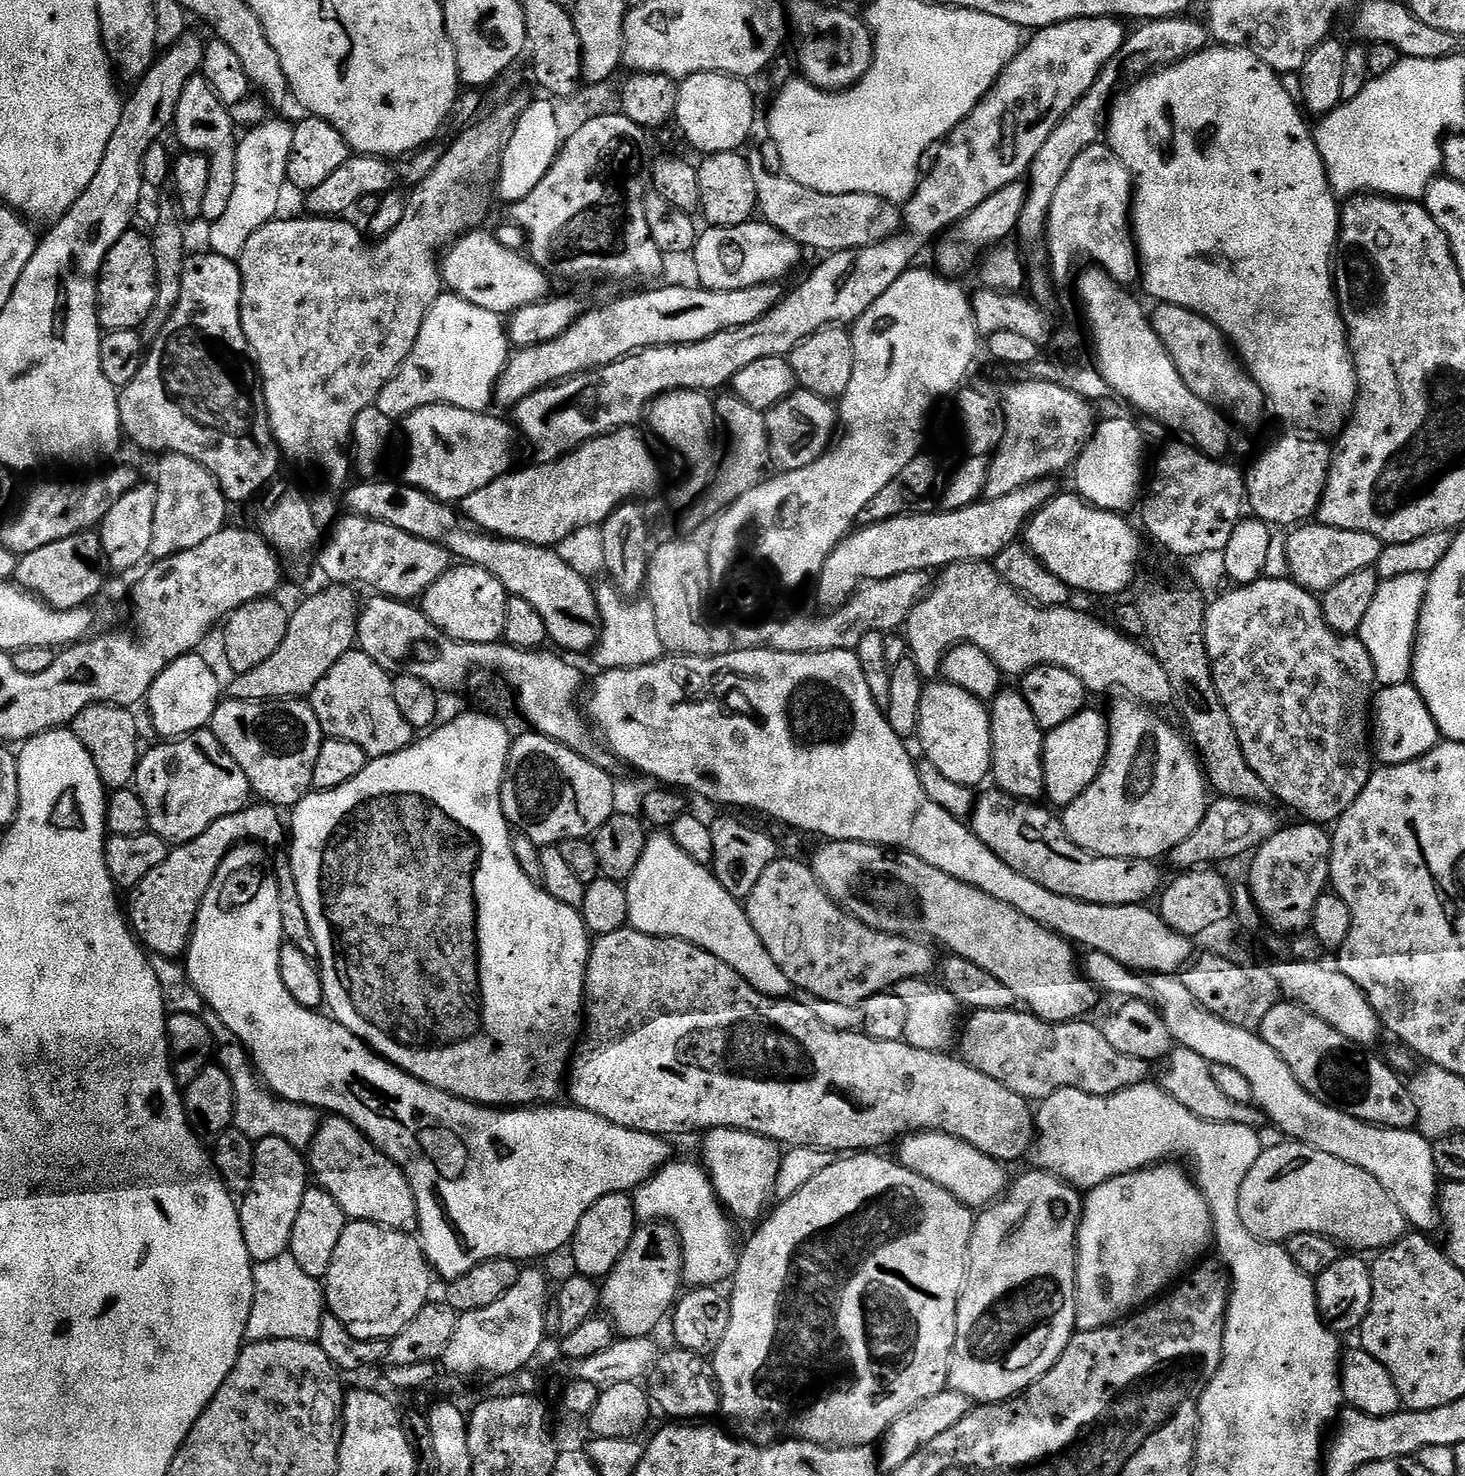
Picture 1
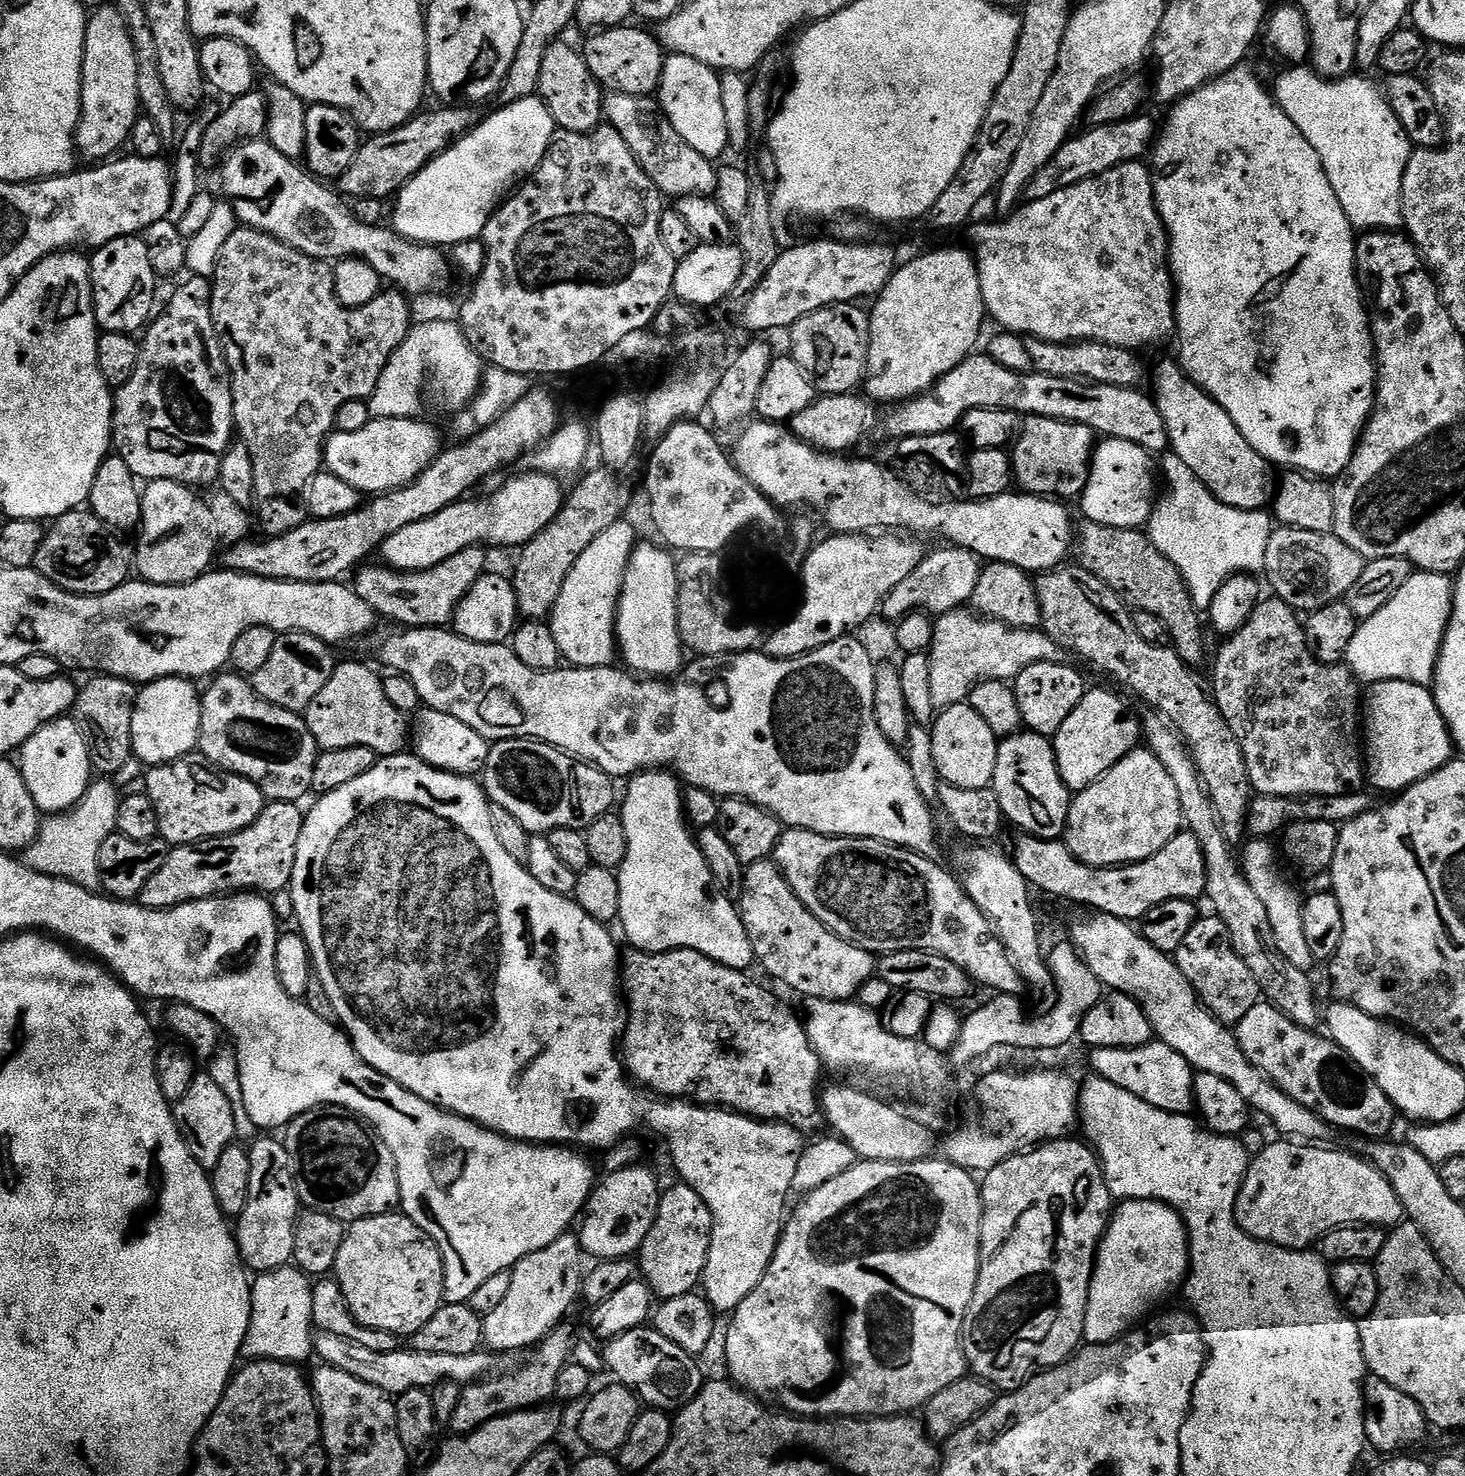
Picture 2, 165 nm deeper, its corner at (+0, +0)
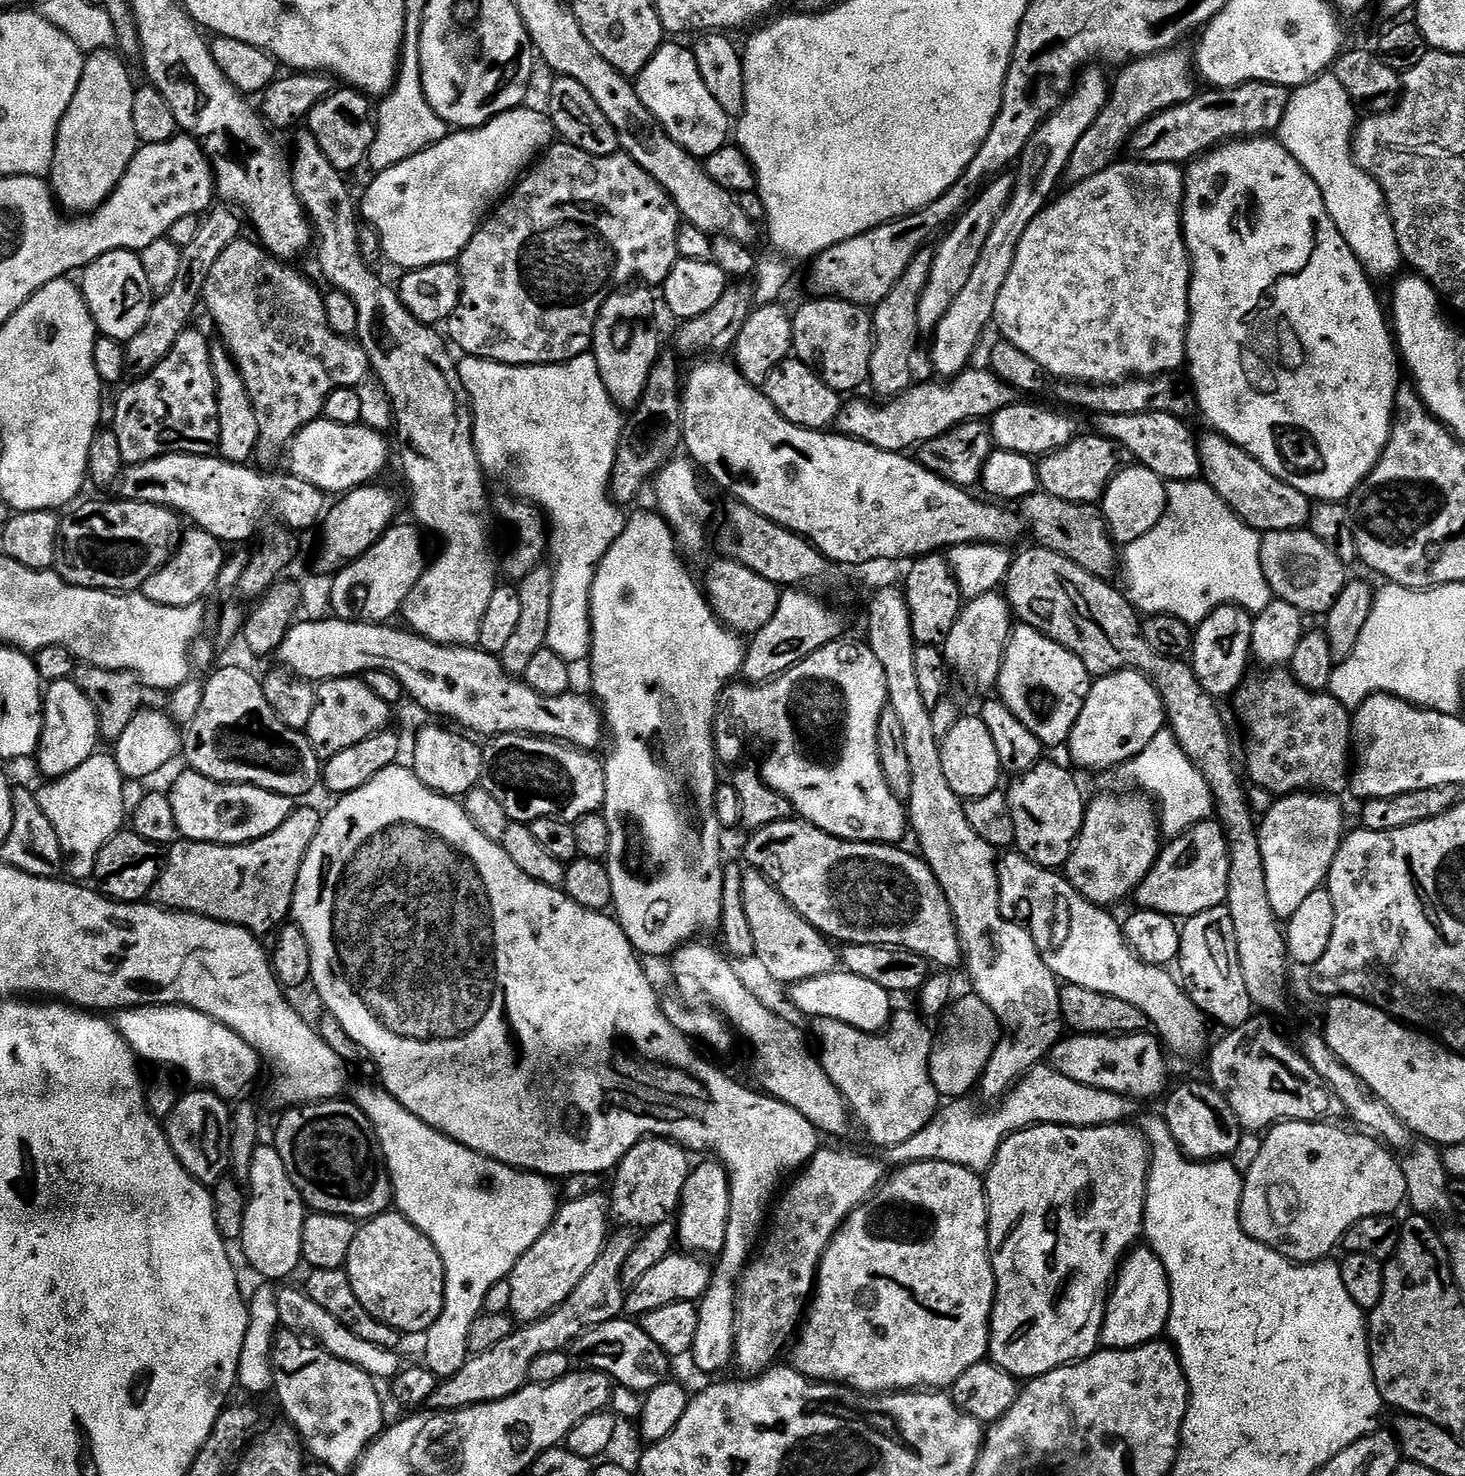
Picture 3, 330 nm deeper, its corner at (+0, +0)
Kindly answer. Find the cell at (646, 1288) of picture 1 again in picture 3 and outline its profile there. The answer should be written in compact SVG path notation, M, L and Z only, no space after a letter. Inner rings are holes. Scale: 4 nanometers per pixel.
M708 1162L712 1164L700 1164L689 1171L686 1182L682 1186L680 1202L678 1205L678 1215L675 1217L676 1235L678 1244L685 1253L688 1254L708 1254L712 1252L719 1254L726 1242L726 1222L729 1214L729 1190L727 1188L727 1172L724 1171L723 1164L719 1162Z

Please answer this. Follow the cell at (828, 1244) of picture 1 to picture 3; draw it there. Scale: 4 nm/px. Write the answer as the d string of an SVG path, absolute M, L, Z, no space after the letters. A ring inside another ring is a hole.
M946 1162L907 1164L904 1168L896 1168L893 1173L889 1180L887 1177L881 1183L865 1204L855 1208L844 1219L844 1224L828 1243L828 1248L820 1259L814 1295L807 1305L806 1315L790 1348L791 1367L798 1369L803 1376L825 1384L838 1384L869 1396L913 1390L951 1389L952 1384L958 1382L958 1378L962 1378L966 1370L970 1370L970 1366L981 1363L988 1356L988 1321L992 1319L992 1299L996 1296L996 1275L992 1269L994 1252L991 1247L988 1249L988 1196L984 1192L984 1180L969 1168Z

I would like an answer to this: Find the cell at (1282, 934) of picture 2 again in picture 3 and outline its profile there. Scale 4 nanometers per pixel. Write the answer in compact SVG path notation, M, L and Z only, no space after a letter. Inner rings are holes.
M1293 794L1279 797L1272 809L1263 813L1258 824L1262 866L1266 870L1266 894L1270 894L1270 906L1277 920L1287 922L1301 908L1303 900L1310 894L1321 891L1322 885L1327 881L1334 854L1338 854L1340 841L1346 835L1340 802L1339 799L1323 794Z

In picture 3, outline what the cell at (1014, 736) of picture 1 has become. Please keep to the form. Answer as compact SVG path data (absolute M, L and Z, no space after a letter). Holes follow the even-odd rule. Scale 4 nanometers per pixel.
M1041 762L1011 783L1006 795L1010 802L1010 818L1014 818L1015 851L1043 868L1063 869L1072 857L1072 847L1084 821L1086 795L1079 782L1062 765Z

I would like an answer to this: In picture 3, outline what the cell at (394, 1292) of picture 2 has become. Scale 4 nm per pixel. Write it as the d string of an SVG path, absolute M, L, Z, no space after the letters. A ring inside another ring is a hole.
M395 1210L373 1216L357 1227L354 1242L350 1242L346 1271L350 1278L350 1286L354 1286L354 1294L358 1294L358 1302L362 1302L362 1306L366 1306L368 1313L378 1318L378 1322L386 1322L386 1326L398 1330L401 1334L427 1333L428 1328L434 1326L438 1314L442 1314L444 1305L442 1258L438 1250L434 1250L430 1238L426 1238L426 1234L418 1231L408 1219Z

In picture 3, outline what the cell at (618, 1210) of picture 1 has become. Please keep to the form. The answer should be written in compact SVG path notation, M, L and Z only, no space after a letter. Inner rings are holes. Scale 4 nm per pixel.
M671 1138L640 1140L614 1169L610 1216L624 1230L647 1230L668 1220L677 1211L682 1186L690 1171L689 1153Z

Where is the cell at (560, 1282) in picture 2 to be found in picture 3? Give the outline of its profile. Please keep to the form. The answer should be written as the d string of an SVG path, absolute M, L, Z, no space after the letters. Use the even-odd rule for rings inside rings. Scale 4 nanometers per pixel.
M593 1194L561 1203L542 1238L538 1238L538 1242L534 1242L534 1246L530 1246L522 1258L518 1258L507 1278L510 1282L508 1312L513 1321L526 1325L550 1315L558 1305L566 1302L566 1298L570 1298L574 1286L586 1278L586 1270L598 1262L598 1254L602 1254L610 1236L610 1214L606 1209L605 1197L604 1200L602 1197Z

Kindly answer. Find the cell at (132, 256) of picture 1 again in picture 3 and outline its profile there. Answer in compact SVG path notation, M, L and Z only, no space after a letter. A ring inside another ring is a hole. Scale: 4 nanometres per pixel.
M135 252L102 254L102 258L98 258L93 264L83 269L83 276L82 291L86 298L86 306L96 323L97 333L100 336L109 336L121 342L132 340L134 334L138 334L138 330L142 330L142 326L146 326L146 318L150 318L150 310L154 299L154 293L142 268L139 255Z

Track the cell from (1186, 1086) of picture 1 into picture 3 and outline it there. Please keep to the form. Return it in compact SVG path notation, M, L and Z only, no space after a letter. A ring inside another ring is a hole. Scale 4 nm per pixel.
M1068 1034L1052 1045L1046 1060L1051 1068L1065 1078L1082 1086L1112 1091L1144 1102L1151 1096L1163 1093L1169 1087L1168 1064L1164 1061L1165 1049L1152 1034L1134 1036L1081 1036ZM1168 1084L1168 1085L1167 1085ZM1165 1087L1165 1088L1164 1088ZM1164 1088L1164 1089L1163 1089Z

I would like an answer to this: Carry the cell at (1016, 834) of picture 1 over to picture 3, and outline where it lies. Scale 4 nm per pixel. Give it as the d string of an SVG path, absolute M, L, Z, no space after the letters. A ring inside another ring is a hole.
M1201 819L1181 836L1171 837L1161 847L1156 865L1137 886L1134 900L1141 909L1161 912L1173 918L1197 916L1211 908L1221 907L1228 899L1230 860L1224 829L1215 819Z

